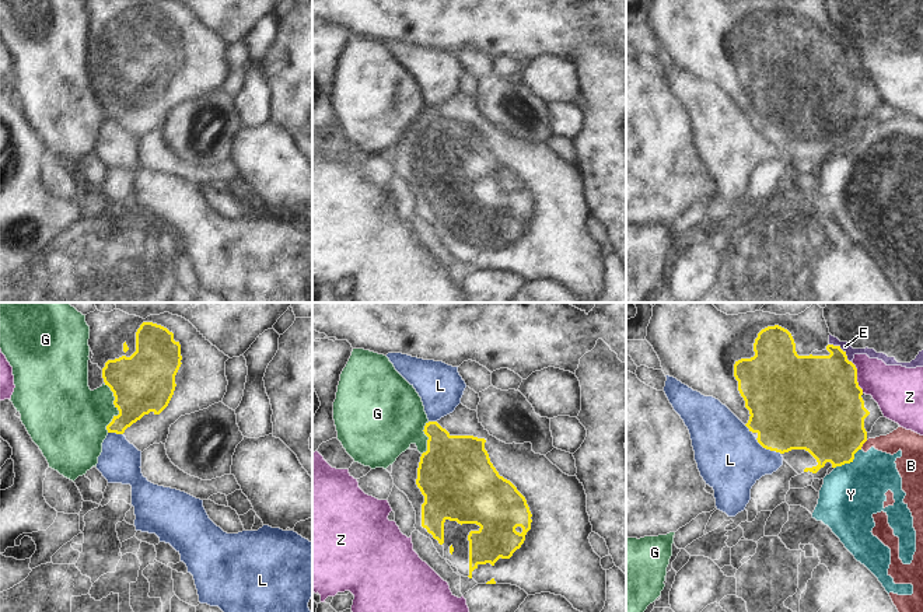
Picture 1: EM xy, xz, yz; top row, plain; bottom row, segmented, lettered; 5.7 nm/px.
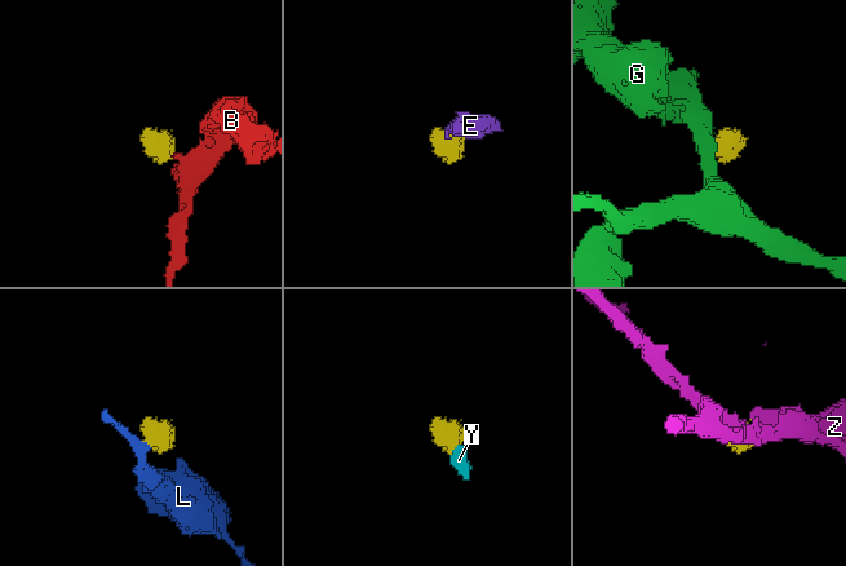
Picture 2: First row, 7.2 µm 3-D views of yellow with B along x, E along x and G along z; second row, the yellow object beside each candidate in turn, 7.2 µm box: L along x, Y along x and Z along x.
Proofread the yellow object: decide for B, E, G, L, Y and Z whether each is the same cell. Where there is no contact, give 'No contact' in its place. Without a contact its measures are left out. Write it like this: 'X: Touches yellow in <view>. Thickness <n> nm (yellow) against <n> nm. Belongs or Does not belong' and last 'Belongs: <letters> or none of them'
B: Touches yellow in yz. Thickness 440 nm (yellow) against 130 nm. Does not belong
E: Touches yellow in yz. Thickness 400 nm (yellow) against 60 nm. Does not belong
G: Touches yellow in xy. Thickness 340 nm (yellow) against 380 nm. Does not belong
L: Touches yellow in yz. Thickness 440 nm (yellow) against 380 nm. Does not belong
Y: Touches yellow in yz. Thickness 400 nm (yellow) against 340 nm. Does not belong
Z: Touches yellow in yz. Thickness 480 nm (yellow) against 280 nm. Does not belong
Belongs: none of them.

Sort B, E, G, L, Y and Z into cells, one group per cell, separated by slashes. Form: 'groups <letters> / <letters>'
groups B Y / E Z / G / L

